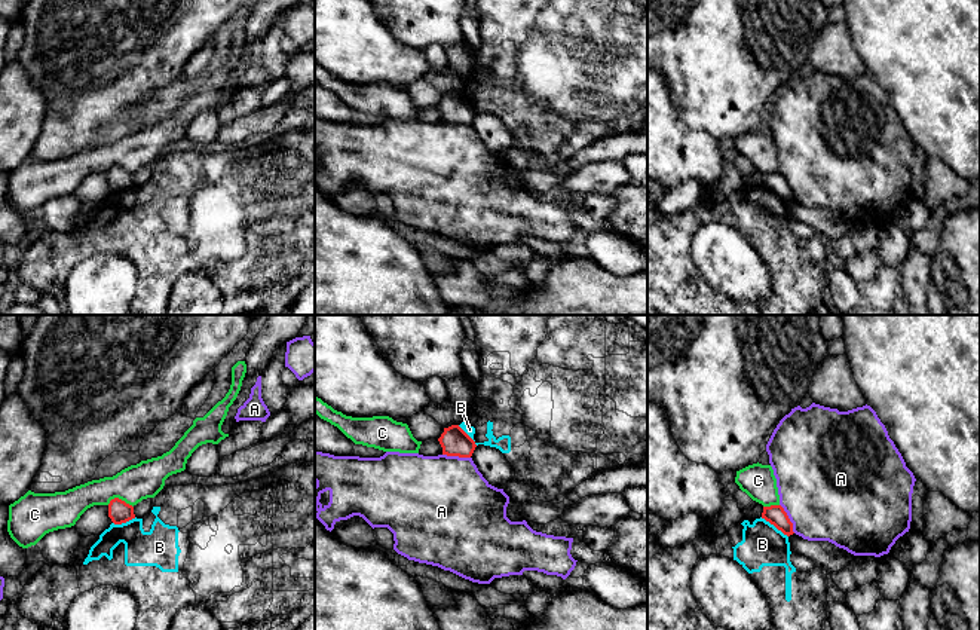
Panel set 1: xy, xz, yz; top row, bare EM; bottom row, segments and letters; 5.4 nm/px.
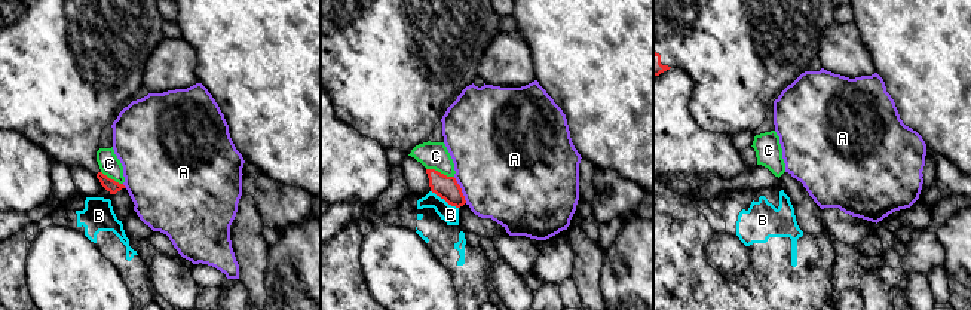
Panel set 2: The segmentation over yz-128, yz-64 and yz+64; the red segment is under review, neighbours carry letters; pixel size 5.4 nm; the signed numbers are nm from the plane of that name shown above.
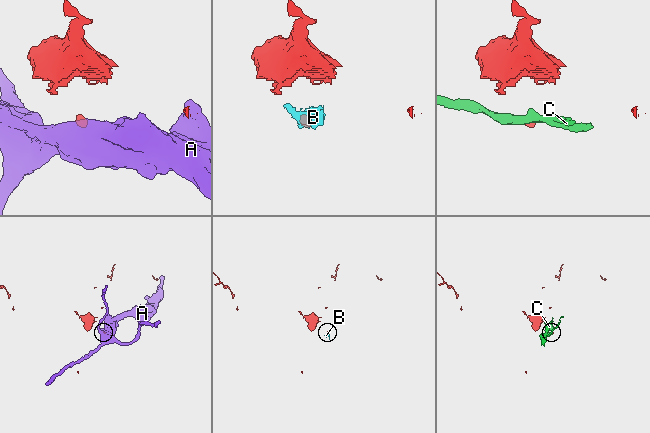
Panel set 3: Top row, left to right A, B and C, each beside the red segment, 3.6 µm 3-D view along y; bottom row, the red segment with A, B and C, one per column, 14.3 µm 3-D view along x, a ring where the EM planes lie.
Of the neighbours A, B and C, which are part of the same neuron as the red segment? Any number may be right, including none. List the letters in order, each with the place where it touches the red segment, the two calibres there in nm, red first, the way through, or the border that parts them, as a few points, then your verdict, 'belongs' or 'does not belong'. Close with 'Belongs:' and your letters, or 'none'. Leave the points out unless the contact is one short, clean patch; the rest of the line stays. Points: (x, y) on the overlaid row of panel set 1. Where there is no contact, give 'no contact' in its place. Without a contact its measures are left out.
A: contact yz (789, 519); calibres 110 and 500 nm; border yz (780, 504), (795, 532); does not belong
B: contact yz (774, 525); calibres 110 and 220 nm; border yz (760, 517), (787, 537); does not belong
C: contact xy (121, 499); calibres 120 and 200 nm; border xy (107, 504), (115, 498), (121, 498), (132, 507); does not belong
Belongs: none

